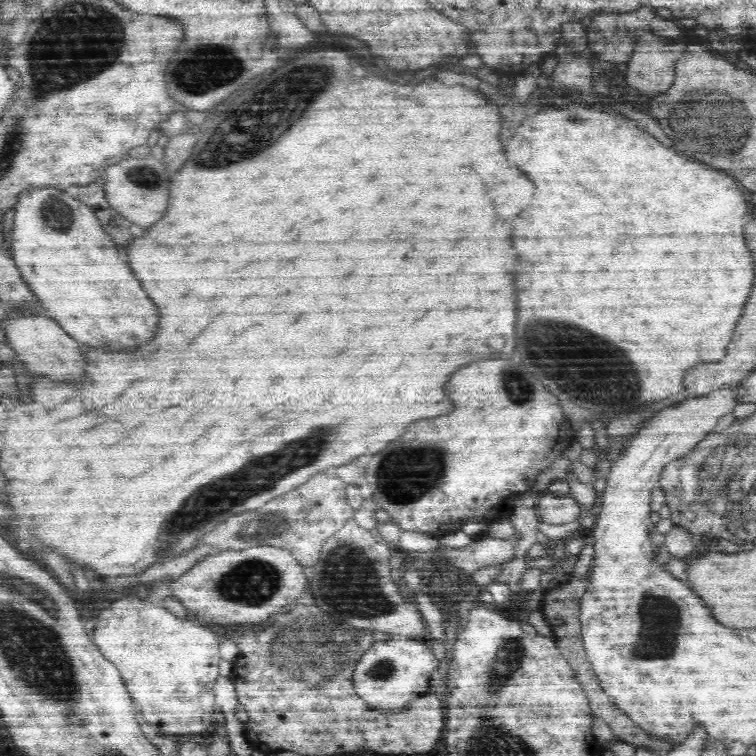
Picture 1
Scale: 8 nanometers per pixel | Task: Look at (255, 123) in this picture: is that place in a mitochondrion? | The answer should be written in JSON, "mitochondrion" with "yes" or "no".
{"mitochondrion":"yes"}

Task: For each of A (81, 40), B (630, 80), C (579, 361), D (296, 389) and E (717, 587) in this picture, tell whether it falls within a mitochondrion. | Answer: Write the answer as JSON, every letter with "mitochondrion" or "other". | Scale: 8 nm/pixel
{"A":"mitochondrion","B":"other","C":"mitochondrion","D":"other","E":"other"}

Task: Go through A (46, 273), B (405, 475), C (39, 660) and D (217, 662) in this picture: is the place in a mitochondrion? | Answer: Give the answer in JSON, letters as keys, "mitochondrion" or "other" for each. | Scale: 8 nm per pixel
{"A":"other","B":"mitochondrion","C":"mitochondrion","D":"other"}

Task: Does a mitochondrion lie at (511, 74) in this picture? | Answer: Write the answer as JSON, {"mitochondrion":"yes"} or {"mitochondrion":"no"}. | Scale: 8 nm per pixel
{"mitochondrion":"no"}

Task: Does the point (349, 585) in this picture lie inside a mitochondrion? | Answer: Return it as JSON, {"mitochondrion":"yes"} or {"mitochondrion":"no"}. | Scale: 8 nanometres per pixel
{"mitochondrion":"yes"}

